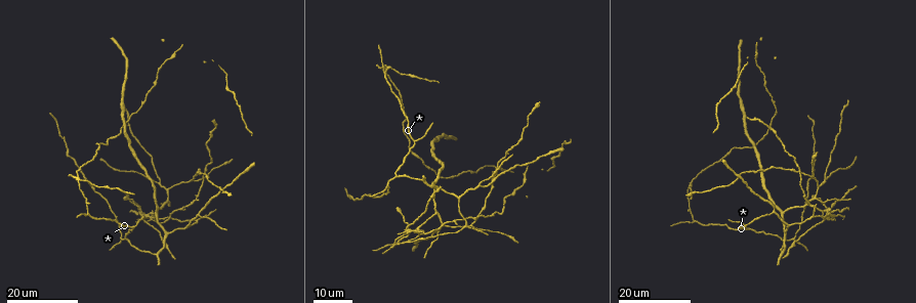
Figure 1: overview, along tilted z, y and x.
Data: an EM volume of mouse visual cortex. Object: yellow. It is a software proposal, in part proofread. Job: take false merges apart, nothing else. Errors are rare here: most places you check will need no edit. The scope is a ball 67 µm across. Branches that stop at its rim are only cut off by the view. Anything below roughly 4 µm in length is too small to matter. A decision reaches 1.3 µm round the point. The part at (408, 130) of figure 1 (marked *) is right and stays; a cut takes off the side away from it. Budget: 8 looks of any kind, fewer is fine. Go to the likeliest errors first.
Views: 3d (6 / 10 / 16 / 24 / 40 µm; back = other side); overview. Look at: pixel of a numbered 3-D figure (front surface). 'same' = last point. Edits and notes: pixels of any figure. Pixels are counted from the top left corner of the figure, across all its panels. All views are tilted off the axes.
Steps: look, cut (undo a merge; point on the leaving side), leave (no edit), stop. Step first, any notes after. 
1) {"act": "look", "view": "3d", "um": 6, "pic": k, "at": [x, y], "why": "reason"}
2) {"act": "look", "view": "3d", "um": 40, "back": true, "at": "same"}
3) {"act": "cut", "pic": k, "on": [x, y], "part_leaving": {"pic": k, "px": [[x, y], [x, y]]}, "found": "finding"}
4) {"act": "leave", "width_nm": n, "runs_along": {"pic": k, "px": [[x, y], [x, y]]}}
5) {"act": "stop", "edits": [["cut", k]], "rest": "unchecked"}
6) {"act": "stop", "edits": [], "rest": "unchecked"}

{"act": "look", "view": "3d", "um": 24, "pic": 1, "at": [437, 215], "why": "two arms at a narrow angle"}

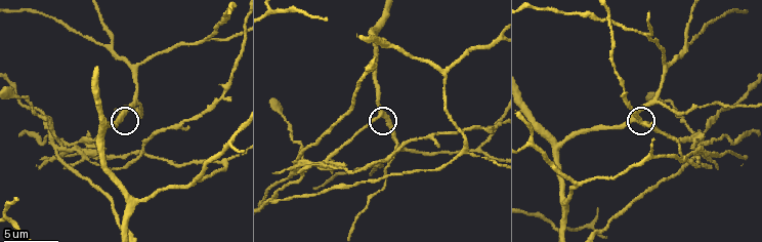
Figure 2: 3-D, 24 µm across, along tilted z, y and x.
{"act": "look", "view": "3d", "um": 10, "pic": 2, "at": [120, 119]}

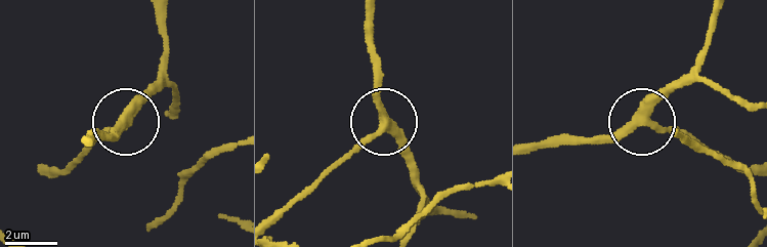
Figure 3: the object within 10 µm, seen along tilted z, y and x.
{"act": "leave", "side_arm_um": 58, "found": "one neuron here"}

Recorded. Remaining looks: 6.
{"act": "look", "view": "3d", "um": 6, "pic": 2, "at": [75, 150], "why": "arms run side by side"}

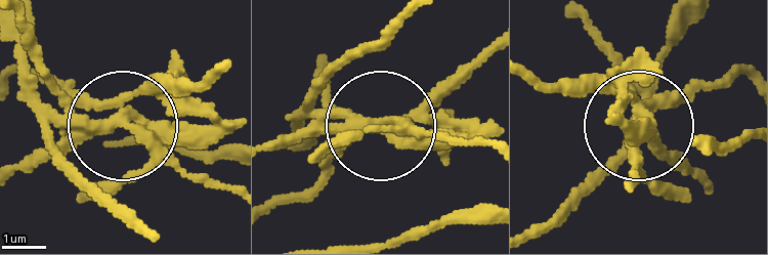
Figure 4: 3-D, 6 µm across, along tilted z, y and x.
{"act": "cut", "pic": 4, "on": [154, 154], "part_leaving": {"pic": 4, "px": [[429, 124], [416, 132], [488, 139]]}, "found": "two neurons meet here"}

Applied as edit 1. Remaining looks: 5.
{"act": "look", "view": "3d", "um": 16, "pic": 1, "at": [79, 178], "why": "arms part here"}

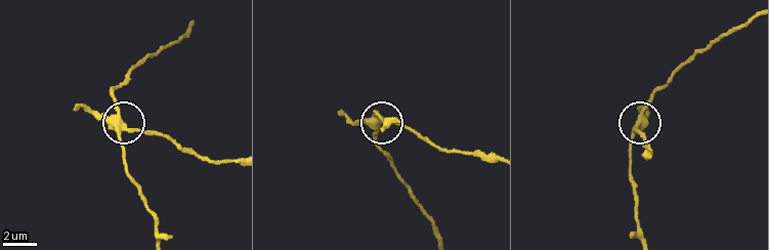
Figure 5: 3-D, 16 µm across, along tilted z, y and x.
{"act": "look", "view": "3d", "um": 6, "pic": 5, "at": [131, 131]}

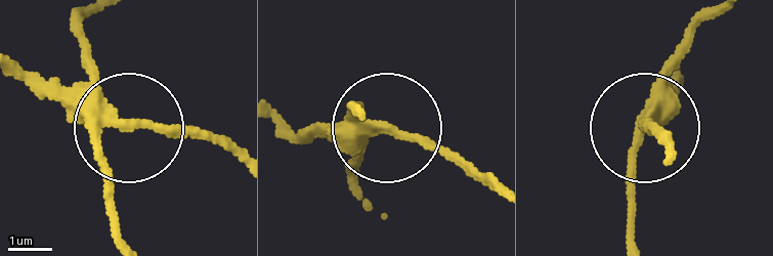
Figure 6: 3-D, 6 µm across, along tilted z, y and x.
{"act": "cut", "pic": 6, "on": [161, 126], "part_leaving": {"pic": 6, "px": [[99, 108], [199, 133], [235, 156]]}, "found": "two neurons meet here"}

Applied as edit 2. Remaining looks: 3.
{"act": "look", "view": "overview"}

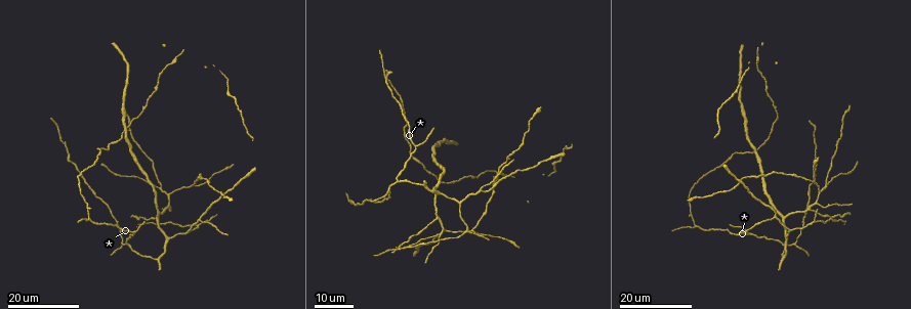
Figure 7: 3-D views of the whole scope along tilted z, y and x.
{"act": "look", "view": "3d", "um": 16, "pic": 7, "at": [790, 231]}

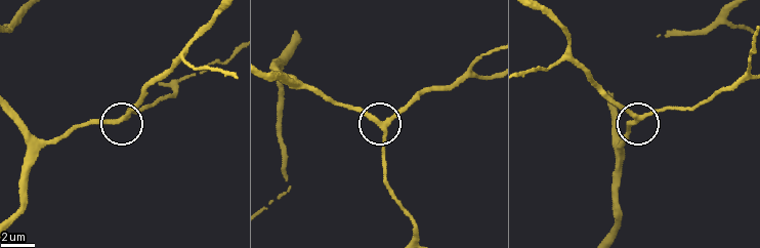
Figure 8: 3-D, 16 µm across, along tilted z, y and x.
{"act": "look", "view": "3d", "um": 6, "pic": 8, "at": [386, 128]}

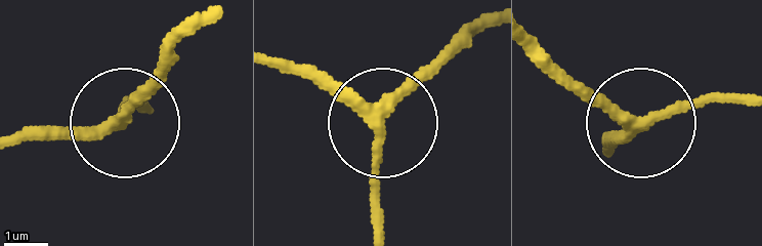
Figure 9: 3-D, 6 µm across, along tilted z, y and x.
{"act": "leave", "arms": 3, "runs_along": {"pic": 9, "px": [[609, 151], [652, 120], [751, 97]]}, "found": "all the same neuron"}

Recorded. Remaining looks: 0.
{"act": "stop", "edits": [["cut", 4], ["cut", 6]], "rest": "unchecked"}

